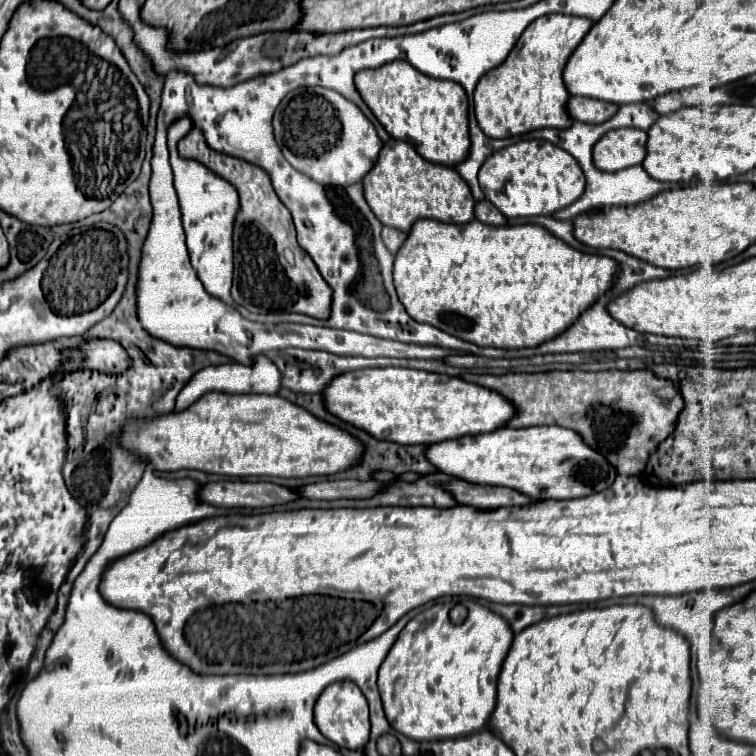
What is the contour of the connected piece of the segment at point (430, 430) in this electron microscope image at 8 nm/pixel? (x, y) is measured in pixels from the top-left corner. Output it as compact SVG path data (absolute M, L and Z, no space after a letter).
M357 369L349 371L349 375L337 375L329 387L323 391L323 403L325 409L339 417L345 423L351 423L357 429L367 431L379 441L393 441L399 445L431 445L447 439L457 439L463 435L479 435L495 431L497 427L505 425L511 417L511 403L507 399L501 399L495 391L487 391L485 387L477 387L473 383L465 383L461 377L451 375L439 375L429 371L417 371L417 369Z

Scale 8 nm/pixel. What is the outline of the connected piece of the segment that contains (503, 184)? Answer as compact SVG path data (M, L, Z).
M527 139L491 153L479 171L479 183L485 197L505 217L535 217L553 215L577 201L585 189L585 175L561 147L543 139Z

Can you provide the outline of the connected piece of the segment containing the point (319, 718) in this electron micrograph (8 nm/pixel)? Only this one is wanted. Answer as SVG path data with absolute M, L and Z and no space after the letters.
M335 681L323 689L315 703L315 725L341 749L363 749L369 741L369 707L361 689L353 681Z

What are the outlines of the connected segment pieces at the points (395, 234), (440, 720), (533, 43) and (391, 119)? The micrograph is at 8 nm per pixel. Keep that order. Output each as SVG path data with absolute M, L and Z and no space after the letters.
M383 227L383 243L385 247L391 251L391 253L397 253L399 247L403 245L403 241L407 239L407 233L399 231L399 229L393 229L393 227Z
M465 601L467 619L459 625L449 619L449 603L435 603L433 607L415 615L407 627L397 637L395 645L387 653L385 661L379 669L379 693L385 709L385 717L389 725L415 741L435 741L449 737L463 737L485 729L493 709L495 709L495 693L497 693L497 677L501 671L501 663L507 657L507 651L513 641L513 631L509 623L489 611L487 607Z
M553 13L535 19L521 35L507 59L485 73L475 87L475 117L485 135L495 139L517 137L535 129L553 127L565 129L573 123L567 115L569 93L563 83L563 67L575 47L583 41L591 29L591 21L585 17L573 17Z
M391 61L377 69L363 69L355 75L355 87L385 131L409 141L423 159L455 167L471 147L467 127L467 95L459 83L433 79L407 61Z

